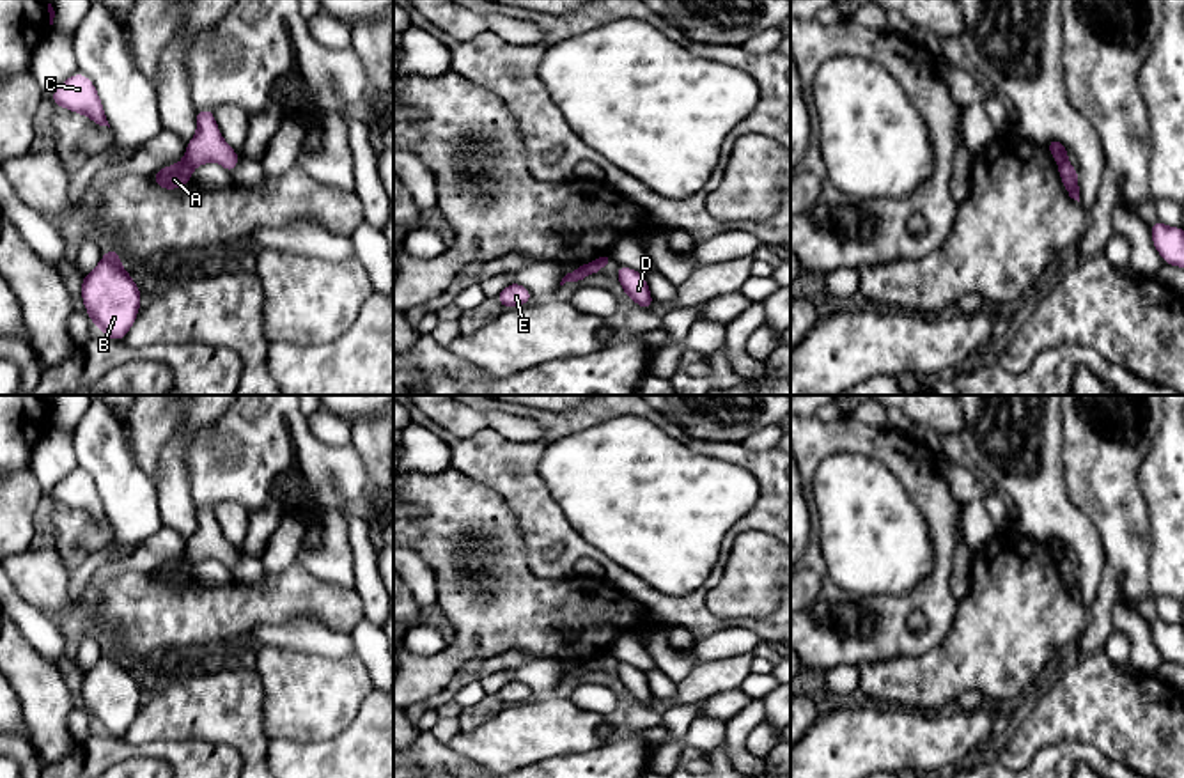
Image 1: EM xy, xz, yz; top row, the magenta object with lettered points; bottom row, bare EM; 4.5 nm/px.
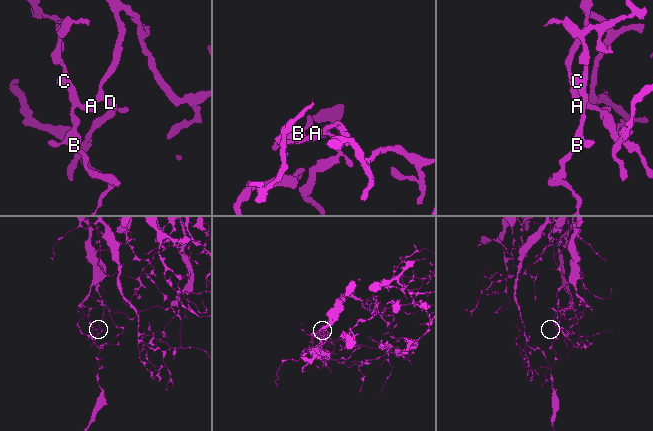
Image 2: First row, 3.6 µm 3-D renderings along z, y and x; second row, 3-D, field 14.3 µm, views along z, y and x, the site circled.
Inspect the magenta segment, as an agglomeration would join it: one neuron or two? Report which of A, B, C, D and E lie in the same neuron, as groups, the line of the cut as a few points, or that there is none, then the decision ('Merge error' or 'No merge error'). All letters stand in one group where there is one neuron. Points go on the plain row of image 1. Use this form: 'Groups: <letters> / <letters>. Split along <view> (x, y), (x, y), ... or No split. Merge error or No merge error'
Groups: A B C E / D. Split along xy (185, 555), (192, 566). Merge error

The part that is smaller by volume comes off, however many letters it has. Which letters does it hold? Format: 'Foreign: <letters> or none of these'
Foreign: A, B, C, E

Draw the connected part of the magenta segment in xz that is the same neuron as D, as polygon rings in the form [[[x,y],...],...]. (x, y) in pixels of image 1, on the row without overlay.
[[[617,661],[617,677],[622,681],[622,691],[627,691],[638,704],[652,707],[654,696],[642,670]]]

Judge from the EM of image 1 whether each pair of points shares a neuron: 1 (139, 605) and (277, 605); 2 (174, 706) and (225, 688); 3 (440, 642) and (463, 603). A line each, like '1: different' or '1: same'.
1: same
2: same
3: different

